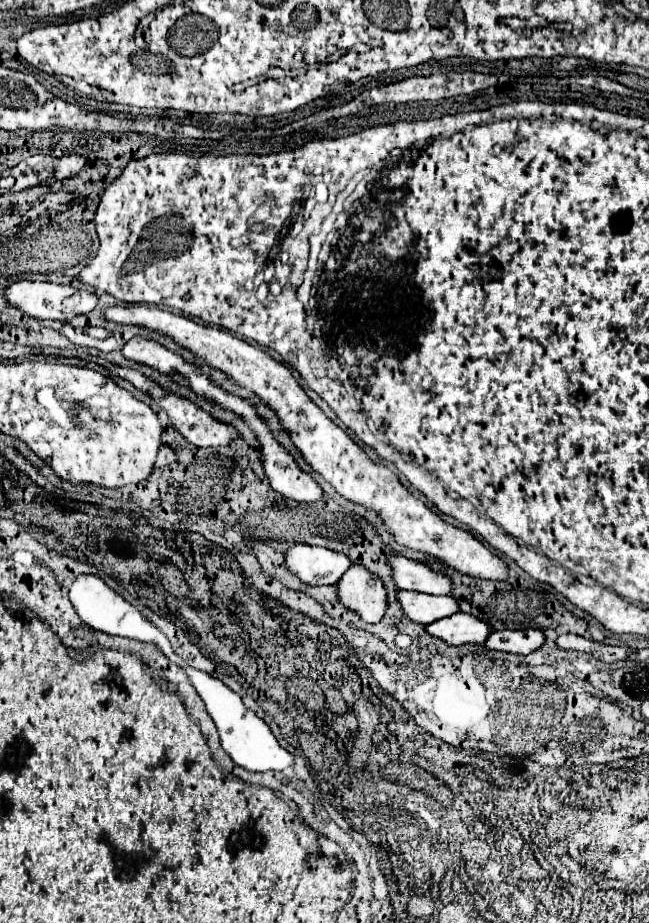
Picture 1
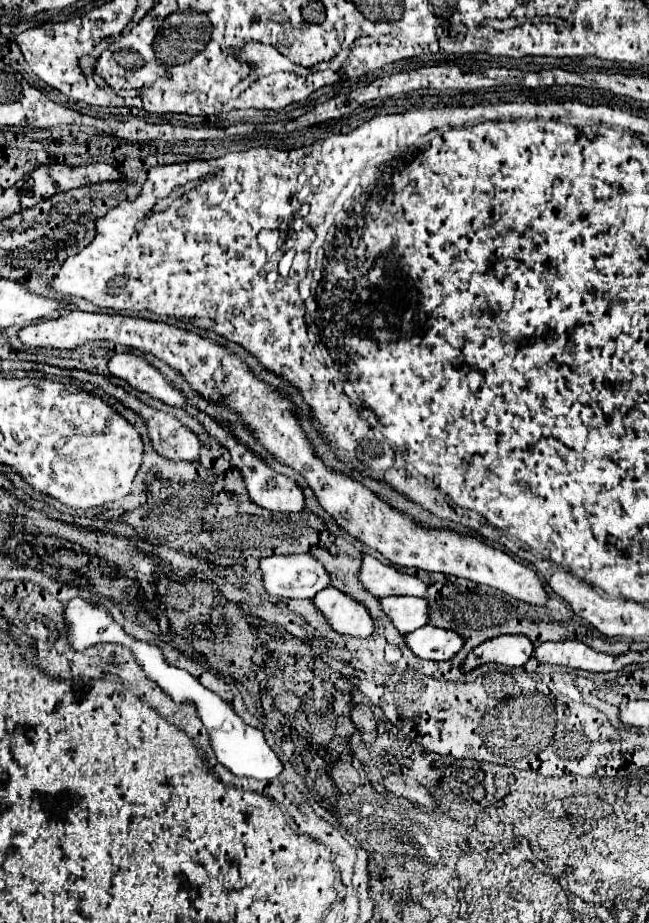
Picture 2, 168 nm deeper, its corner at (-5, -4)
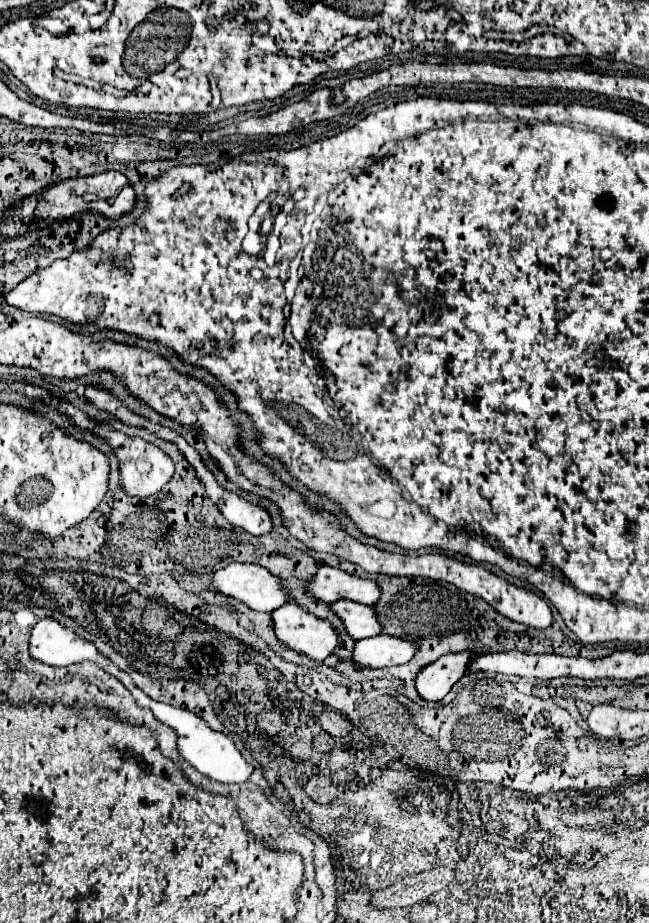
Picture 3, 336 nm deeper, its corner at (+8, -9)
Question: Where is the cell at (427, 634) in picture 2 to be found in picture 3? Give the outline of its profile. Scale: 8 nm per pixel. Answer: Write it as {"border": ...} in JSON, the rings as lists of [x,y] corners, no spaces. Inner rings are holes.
{"border":[[[376,635],[360,639],[354,645],[354,663],[364,667],[390,667],[404,665],[416,655],[416,643],[408,639],[396,639],[394,635]]]}

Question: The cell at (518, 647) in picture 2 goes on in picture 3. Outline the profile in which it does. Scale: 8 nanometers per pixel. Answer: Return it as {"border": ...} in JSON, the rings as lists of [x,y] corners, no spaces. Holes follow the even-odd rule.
{"border":[[[462,651],[462,653],[456,653],[456,655],[448,653],[444,657],[440,657],[438,661],[430,663],[428,667],[424,667],[418,673],[418,679],[416,679],[416,689],[418,689],[420,697],[426,699],[426,701],[440,701],[452,689],[452,685],[466,675],[464,667],[468,667],[468,663],[472,663],[470,659],[476,659],[476,655],[480,655],[480,653],[474,653],[474,651]]]}

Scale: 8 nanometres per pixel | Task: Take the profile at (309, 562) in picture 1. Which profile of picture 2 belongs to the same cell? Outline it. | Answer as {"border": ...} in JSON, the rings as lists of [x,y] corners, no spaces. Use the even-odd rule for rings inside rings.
{"border":[[[309,554],[261,558],[259,570],[263,588],[277,598],[313,598],[329,586],[329,574]]]}

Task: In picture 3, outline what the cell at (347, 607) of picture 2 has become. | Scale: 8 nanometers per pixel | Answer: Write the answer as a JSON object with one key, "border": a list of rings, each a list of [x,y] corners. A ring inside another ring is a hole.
{"border":[[[288,601],[272,611],[274,633],[290,649],[324,661],[340,643],[340,635],[334,625],[312,615],[306,607]]]}

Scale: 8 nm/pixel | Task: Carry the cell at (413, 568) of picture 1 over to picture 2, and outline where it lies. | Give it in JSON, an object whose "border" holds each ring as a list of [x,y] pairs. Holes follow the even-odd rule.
{"border":[[[363,556],[361,570],[357,574],[363,588],[381,598],[381,596],[423,596],[427,586],[411,574],[399,572],[393,566],[381,564],[373,556]]]}

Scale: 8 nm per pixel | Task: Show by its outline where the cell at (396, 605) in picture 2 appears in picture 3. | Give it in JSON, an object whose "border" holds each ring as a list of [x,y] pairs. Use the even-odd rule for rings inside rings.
{"border":[[[342,599],[332,603],[332,609],[344,621],[348,635],[356,641],[366,637],[376,637],[382,633],[382,623],[378,623],[374,605],[362,605],[362,603],[352,603],[348,599]]]}

